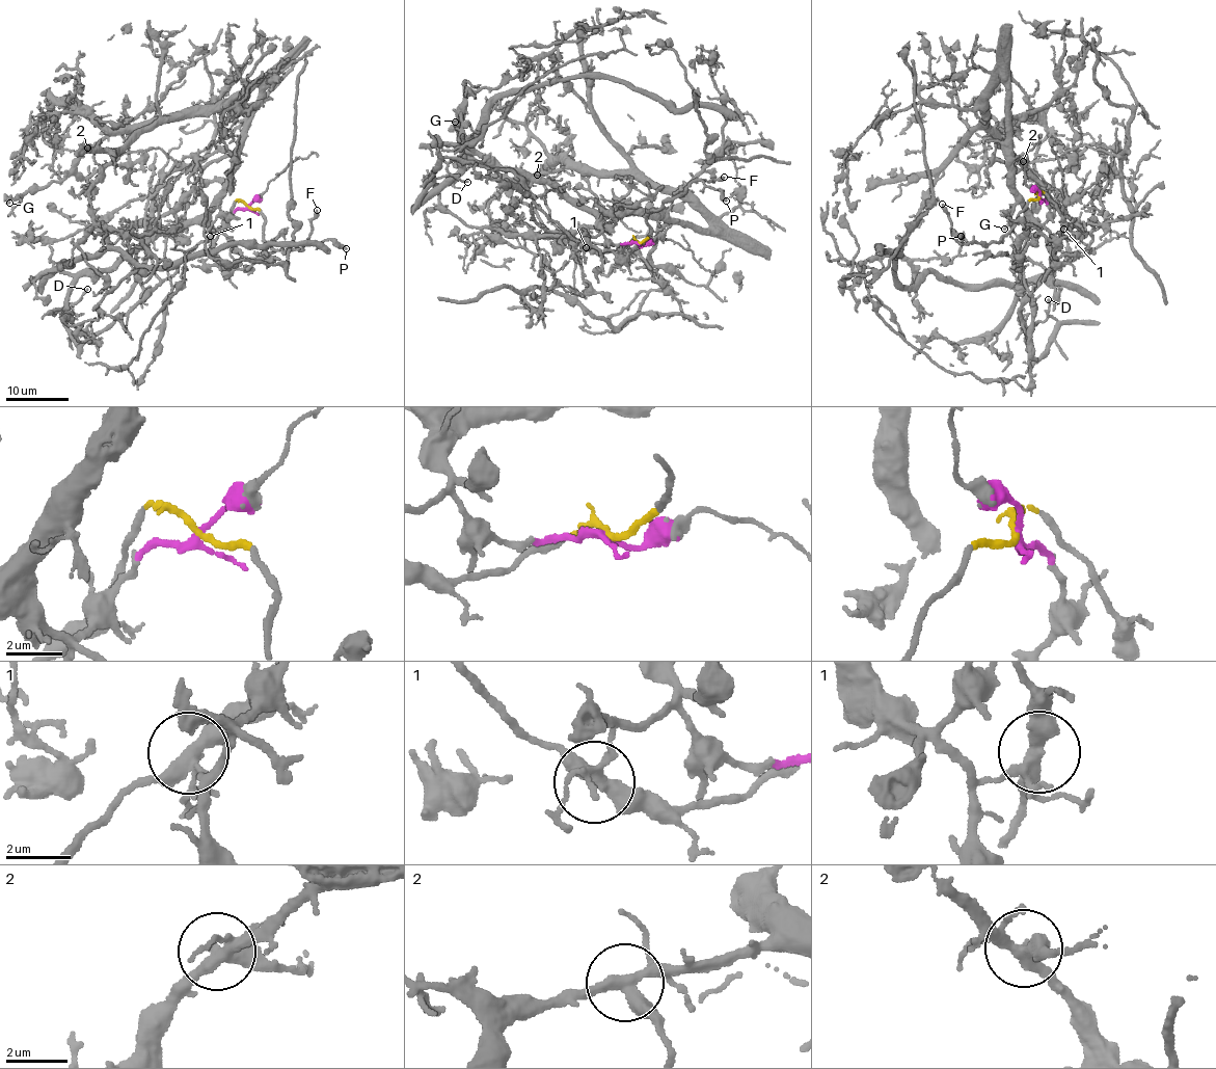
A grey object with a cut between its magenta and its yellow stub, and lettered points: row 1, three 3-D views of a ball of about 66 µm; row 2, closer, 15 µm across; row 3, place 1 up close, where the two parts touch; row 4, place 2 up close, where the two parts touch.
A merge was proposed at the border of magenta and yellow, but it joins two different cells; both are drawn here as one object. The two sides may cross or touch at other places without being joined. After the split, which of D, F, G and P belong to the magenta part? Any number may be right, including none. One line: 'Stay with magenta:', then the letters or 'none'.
Stay with magenta: G

